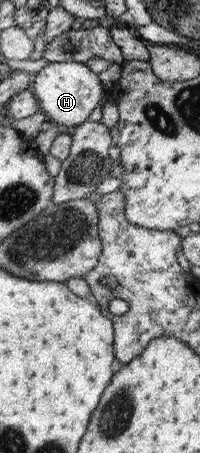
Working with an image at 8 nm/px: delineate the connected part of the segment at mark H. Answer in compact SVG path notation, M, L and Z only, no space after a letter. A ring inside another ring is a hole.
M78 61L48 63L39 72L33 74L28 89L38 102L39 111L44 112L46 119L61 127L61 130L65 126L78 126L86 121L105 92L97 75L83 62Z

